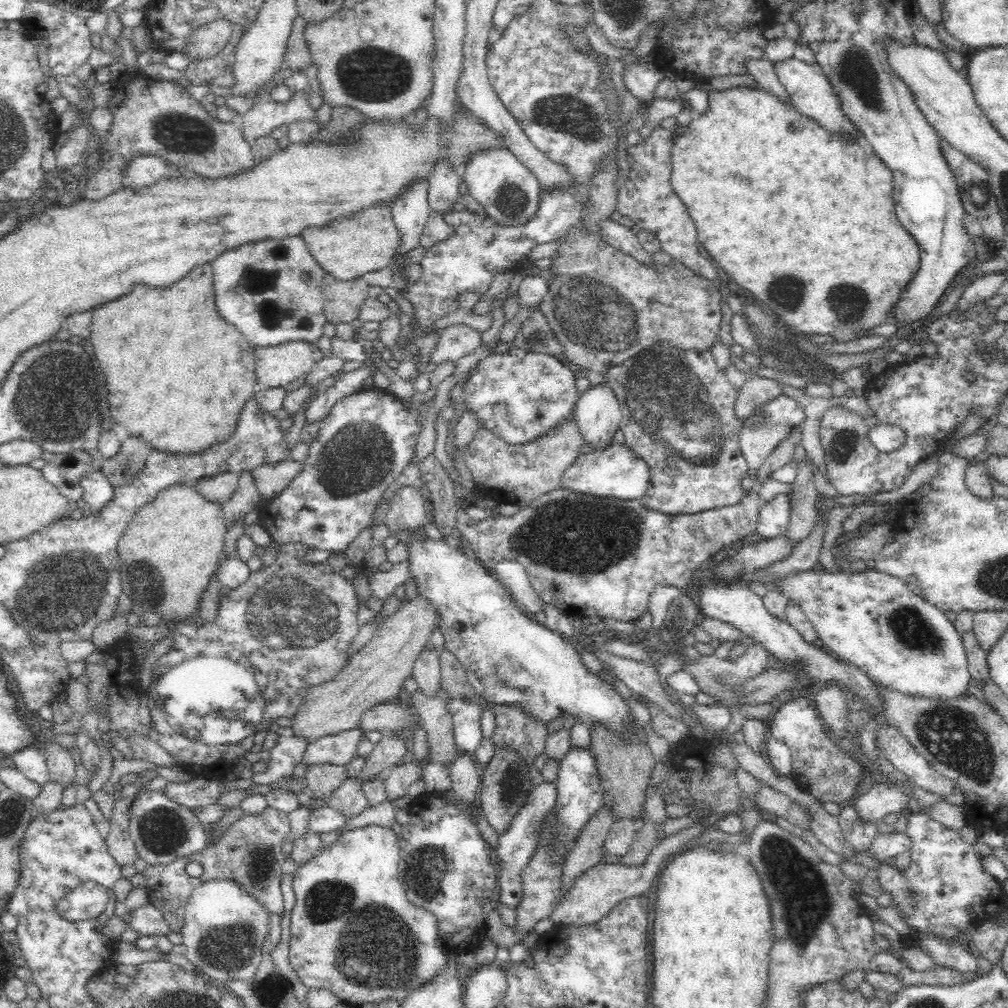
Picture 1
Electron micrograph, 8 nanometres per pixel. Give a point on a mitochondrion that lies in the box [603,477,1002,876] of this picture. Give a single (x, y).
(953, 737)

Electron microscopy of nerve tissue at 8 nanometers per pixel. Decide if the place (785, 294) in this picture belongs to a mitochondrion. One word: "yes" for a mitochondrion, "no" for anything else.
yes

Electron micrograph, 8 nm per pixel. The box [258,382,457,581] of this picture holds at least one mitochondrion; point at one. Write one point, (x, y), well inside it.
(359, 456)

